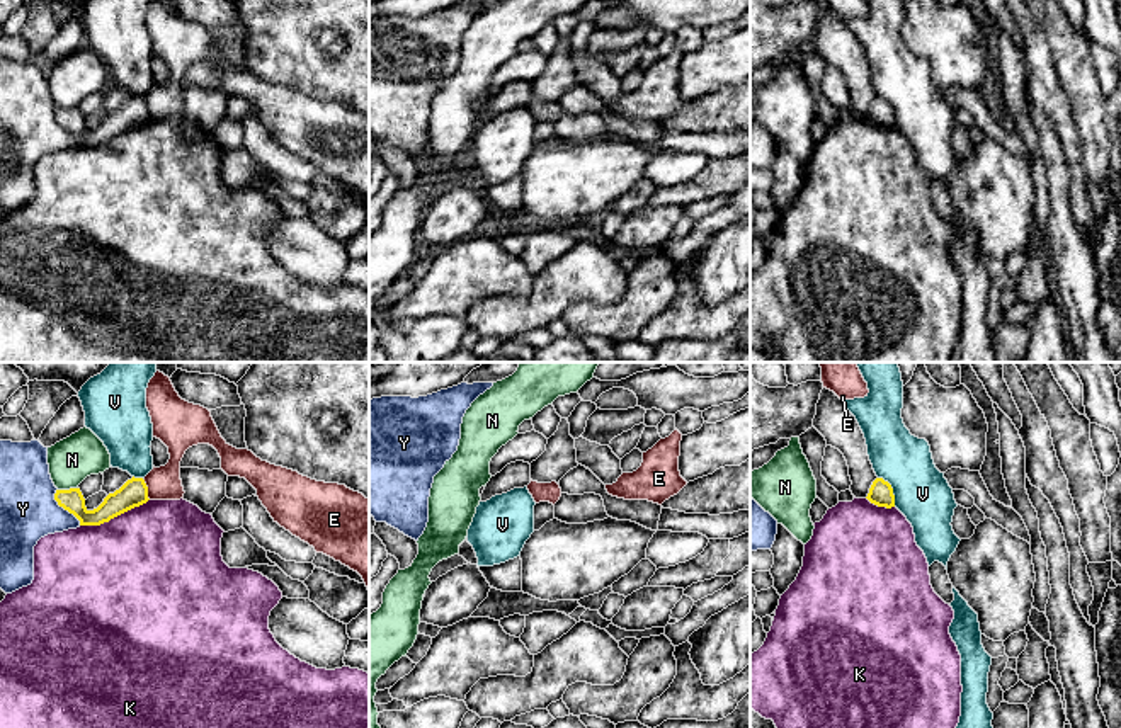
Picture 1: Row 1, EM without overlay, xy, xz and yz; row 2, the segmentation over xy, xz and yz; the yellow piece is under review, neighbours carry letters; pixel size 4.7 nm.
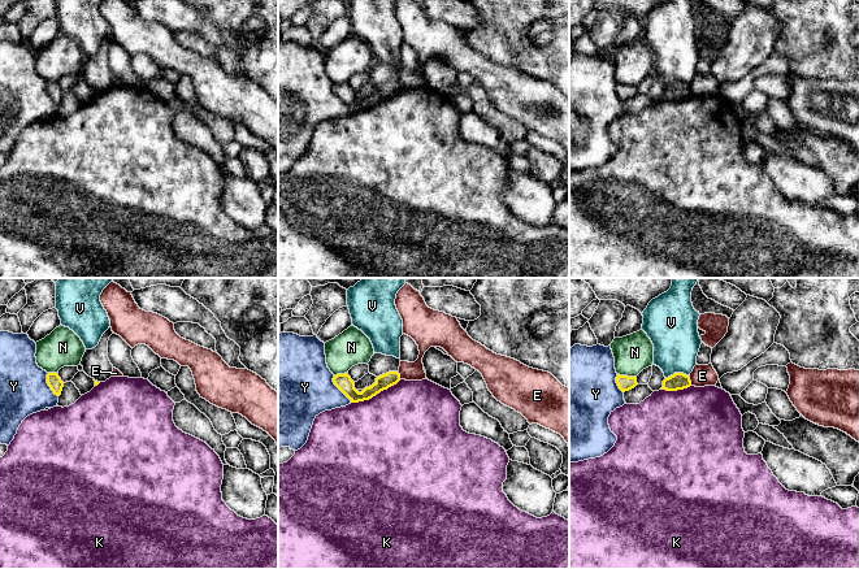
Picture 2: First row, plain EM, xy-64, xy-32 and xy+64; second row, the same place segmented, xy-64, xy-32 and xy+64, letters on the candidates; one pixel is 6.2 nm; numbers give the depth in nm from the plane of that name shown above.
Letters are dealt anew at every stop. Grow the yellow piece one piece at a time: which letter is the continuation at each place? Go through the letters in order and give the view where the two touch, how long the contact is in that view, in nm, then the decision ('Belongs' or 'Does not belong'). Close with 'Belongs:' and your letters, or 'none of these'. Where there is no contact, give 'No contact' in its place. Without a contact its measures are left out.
E: Touches yellow in xy. Shared border 110 nm. Does not belong
K: Touches yellow in xy. Shared border 360 nm. Does not belong
N: Touches yellow in xy. Shared border 100 nm. Does not belong
V: Touches yellow in yz. Shared border 170 nm. Does not belong
Y: Touches yellow in xy. Shared border 200 nm. Does not belong
Belongs: none of these

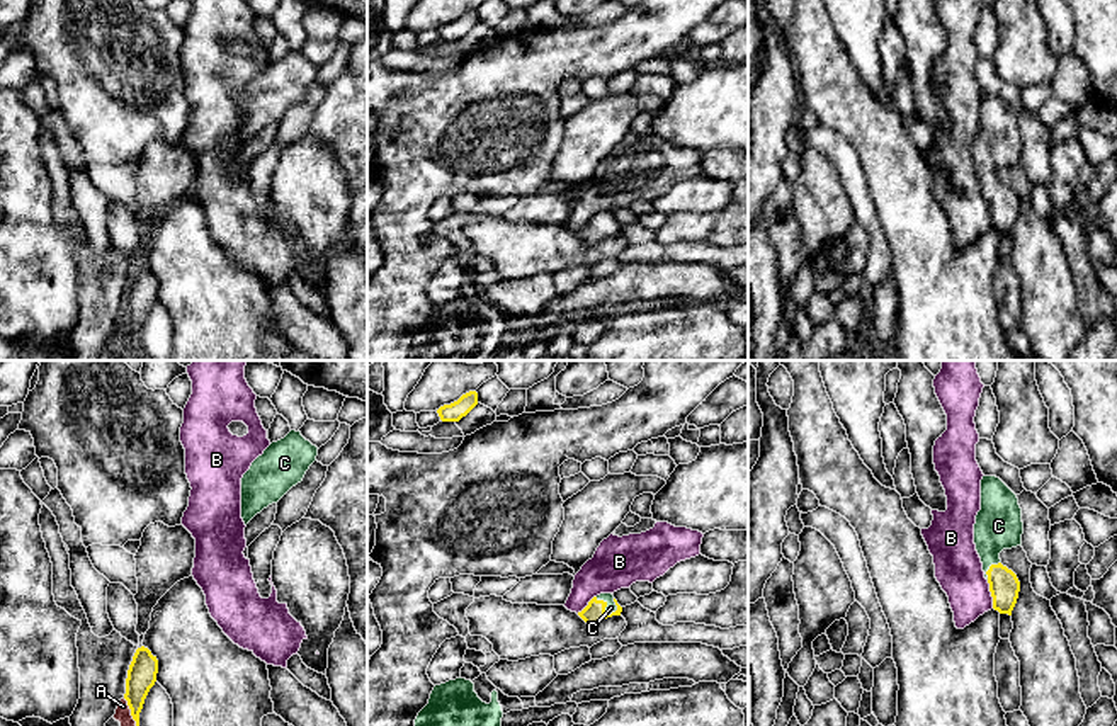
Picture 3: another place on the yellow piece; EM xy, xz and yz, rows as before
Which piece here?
A: Touches yellow in xy. Shared border 200 nm. Does not belong
B: Touches yellow in yz. Shared border 140 nm. Does not belong
C: Touches yellow in xz. Shared border 130 nm. Belongs
Belongs: C

